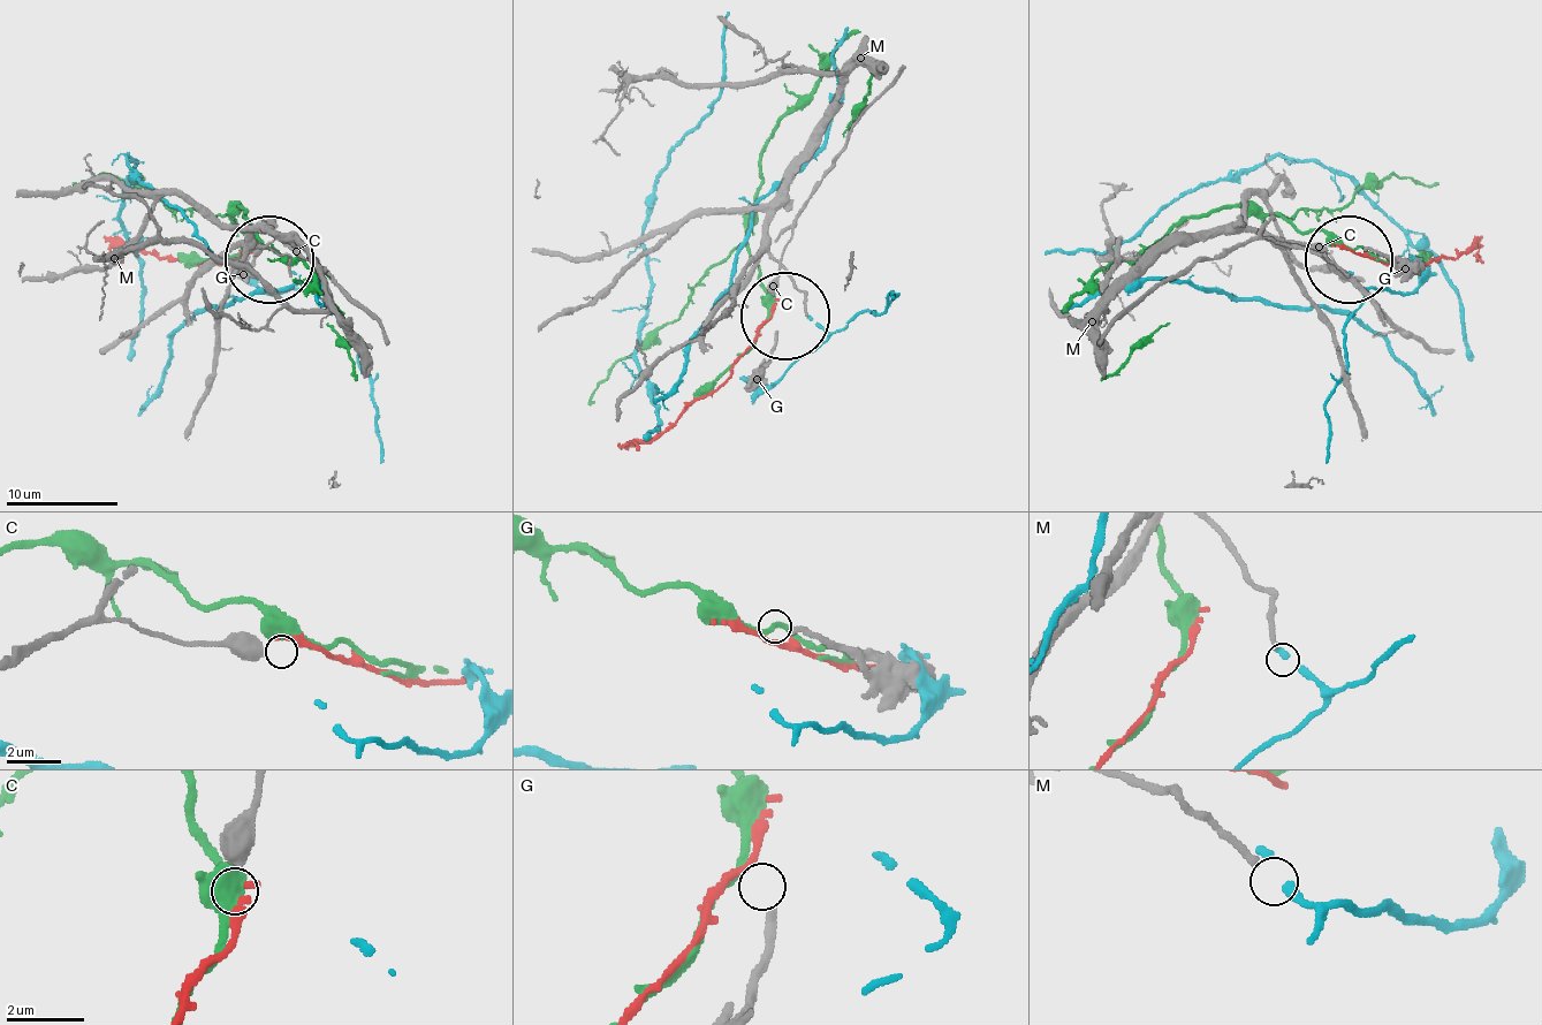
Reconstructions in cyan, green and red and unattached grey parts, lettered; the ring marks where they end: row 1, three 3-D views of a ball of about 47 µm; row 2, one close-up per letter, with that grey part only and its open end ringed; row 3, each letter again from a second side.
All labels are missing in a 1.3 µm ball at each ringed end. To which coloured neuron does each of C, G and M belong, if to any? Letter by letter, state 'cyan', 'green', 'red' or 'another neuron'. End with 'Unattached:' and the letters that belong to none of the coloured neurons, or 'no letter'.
C: another neuron
G: another neuron
M: another neuron
Unattached: C, G, M

